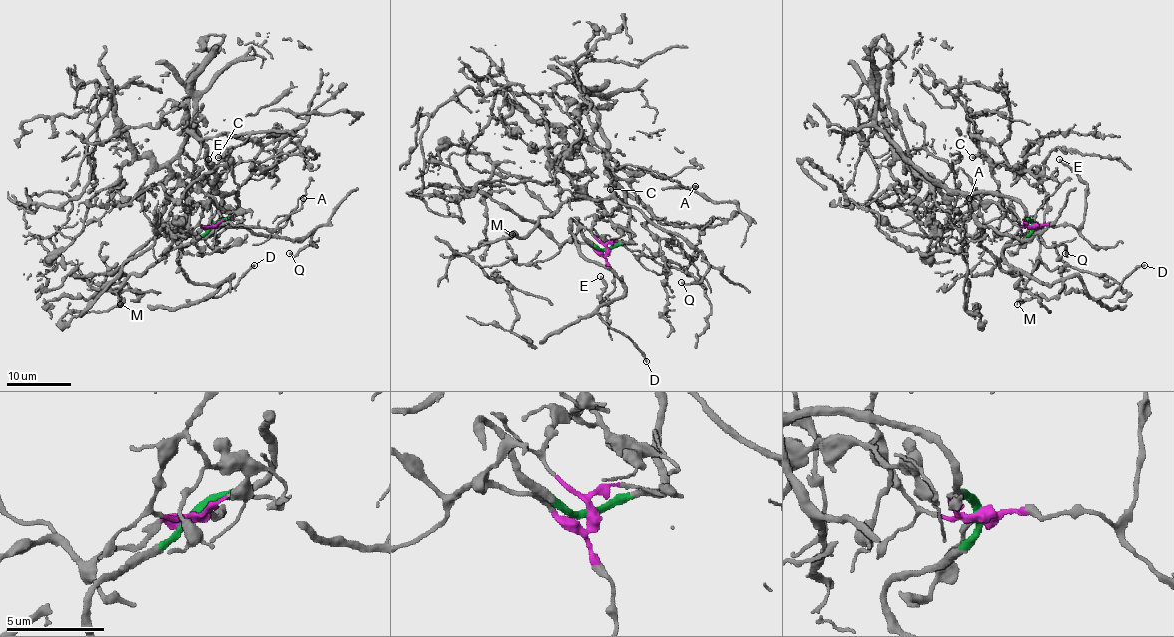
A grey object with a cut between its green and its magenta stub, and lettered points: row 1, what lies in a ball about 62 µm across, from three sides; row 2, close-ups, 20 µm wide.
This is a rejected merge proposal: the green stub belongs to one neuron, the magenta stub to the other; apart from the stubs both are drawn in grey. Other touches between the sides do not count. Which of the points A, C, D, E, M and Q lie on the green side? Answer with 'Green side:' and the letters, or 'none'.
Green side: A, D, M, Q

